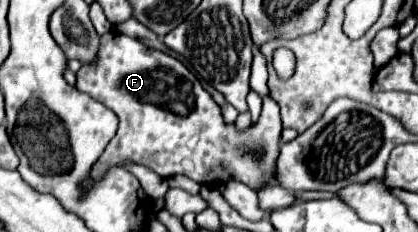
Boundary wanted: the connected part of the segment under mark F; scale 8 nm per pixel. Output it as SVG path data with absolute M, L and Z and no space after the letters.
M115 30L101 36L97 64L81 66L77 72L77 90L99 100L119 118L115 138L93 166L91 174L95 178L105 168L131 160L155 170L163 178L183 174L199 184L221 186L229 180L239 180L255 192L277 184L275 172L283 124L279 106L269 96L262 97L259 120L241 132L235 124L223 120L219 104L177 58L151 50Z

